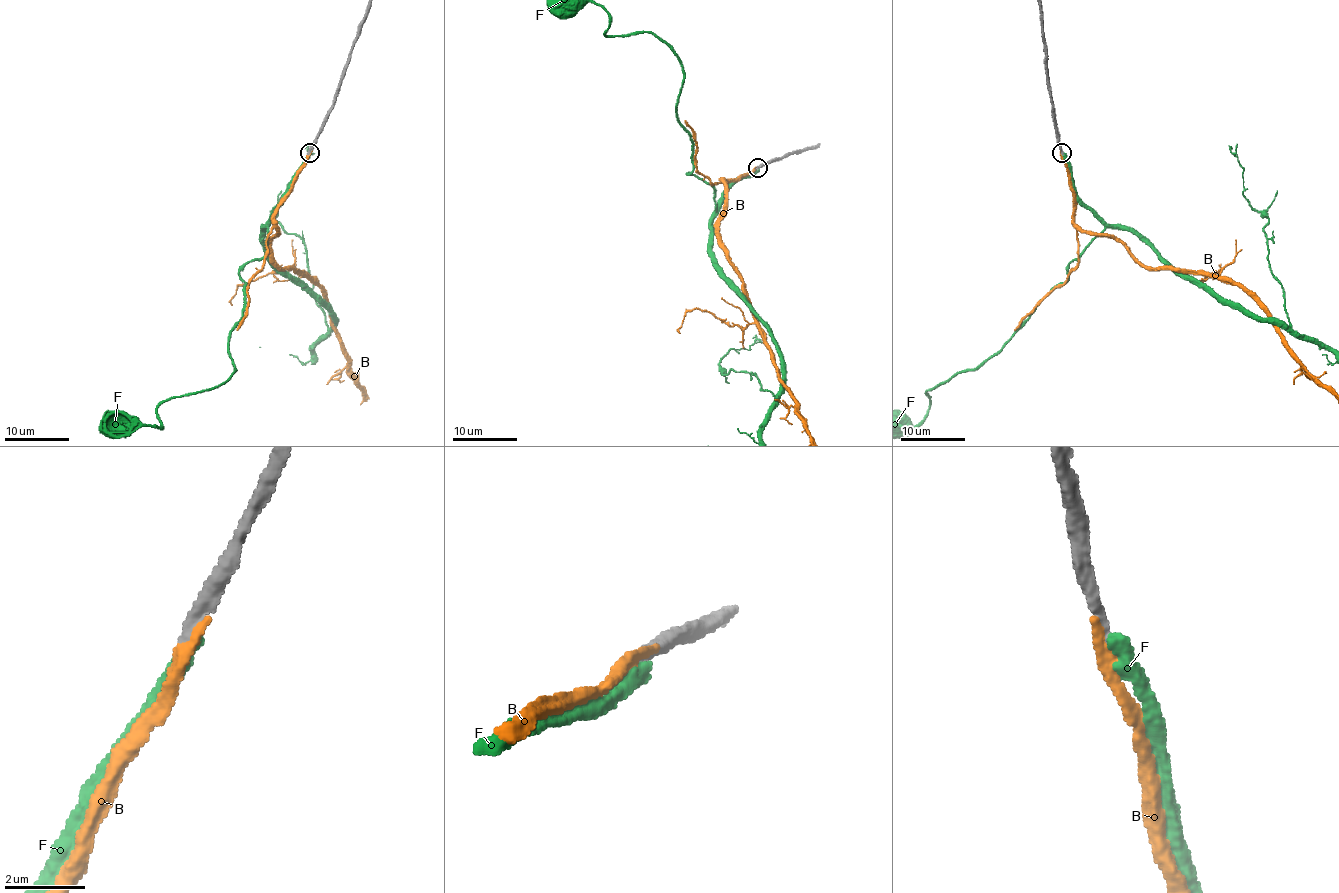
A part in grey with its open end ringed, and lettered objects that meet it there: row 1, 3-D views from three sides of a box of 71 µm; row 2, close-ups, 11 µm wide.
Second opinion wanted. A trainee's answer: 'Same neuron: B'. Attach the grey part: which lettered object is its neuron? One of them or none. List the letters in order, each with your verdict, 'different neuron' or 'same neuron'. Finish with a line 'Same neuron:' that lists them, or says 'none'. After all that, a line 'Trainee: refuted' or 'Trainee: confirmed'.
B: same neuron
F: different neuron
Same neuron: B
Trainee: confirmed

